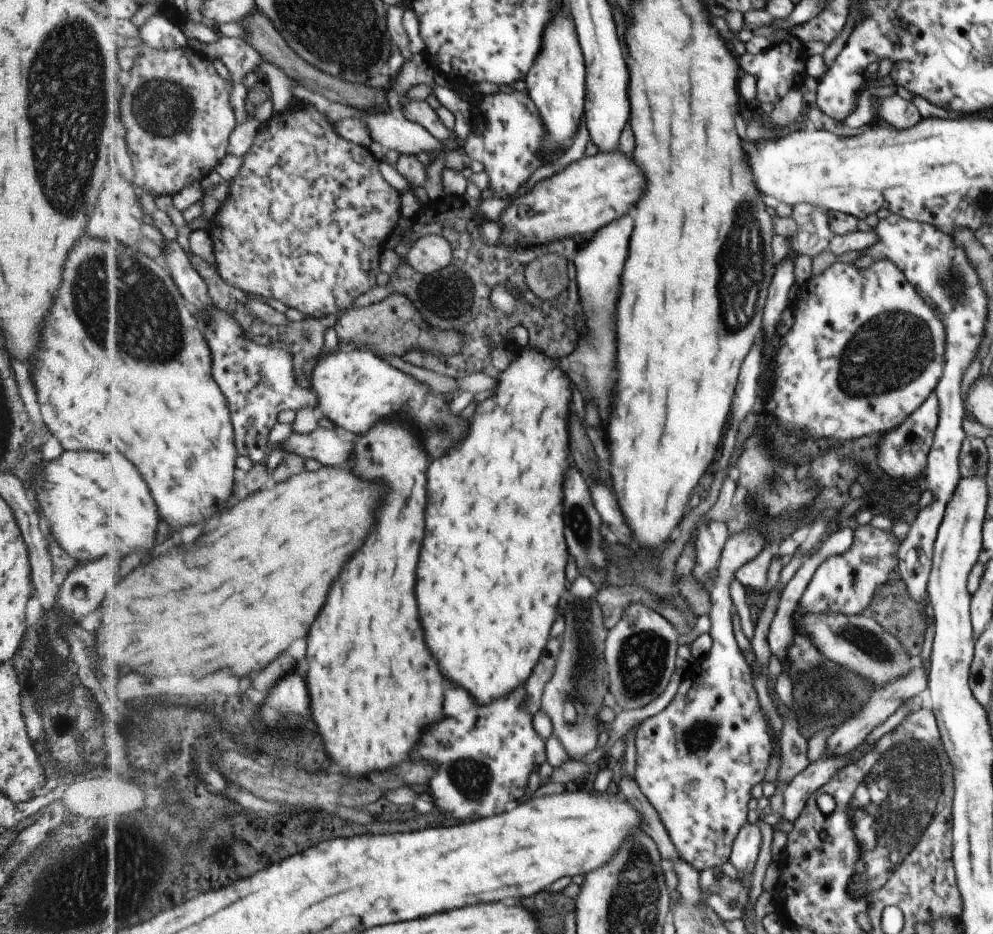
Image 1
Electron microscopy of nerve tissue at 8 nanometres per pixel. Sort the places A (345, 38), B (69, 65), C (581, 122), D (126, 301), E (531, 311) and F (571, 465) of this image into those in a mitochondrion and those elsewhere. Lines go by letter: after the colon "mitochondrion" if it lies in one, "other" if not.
A: mitochondrion
B: mitochondrion
C: other
D: mitochondrion
E: other
F: other

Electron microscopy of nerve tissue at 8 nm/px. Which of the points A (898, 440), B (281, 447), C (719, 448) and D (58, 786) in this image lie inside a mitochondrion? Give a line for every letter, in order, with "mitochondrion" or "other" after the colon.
A: other
B: other
C: other
D: other

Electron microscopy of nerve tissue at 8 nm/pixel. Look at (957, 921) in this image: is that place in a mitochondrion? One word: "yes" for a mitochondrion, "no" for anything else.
no

